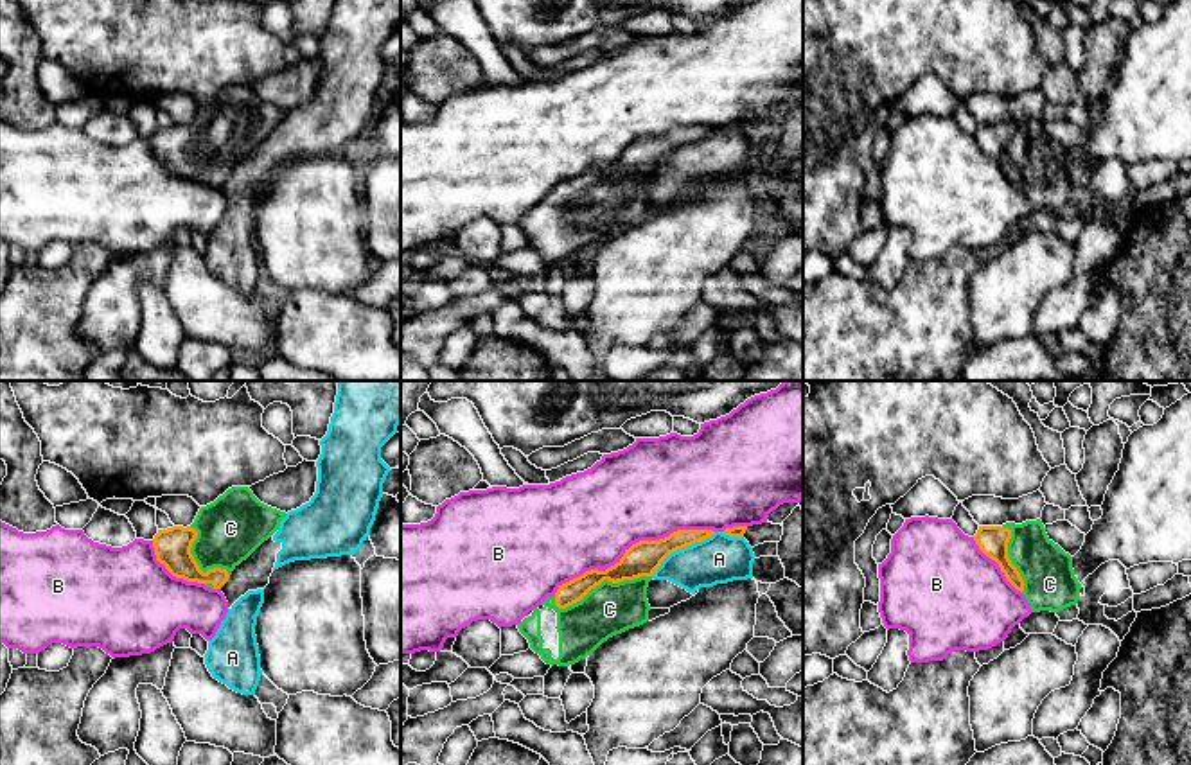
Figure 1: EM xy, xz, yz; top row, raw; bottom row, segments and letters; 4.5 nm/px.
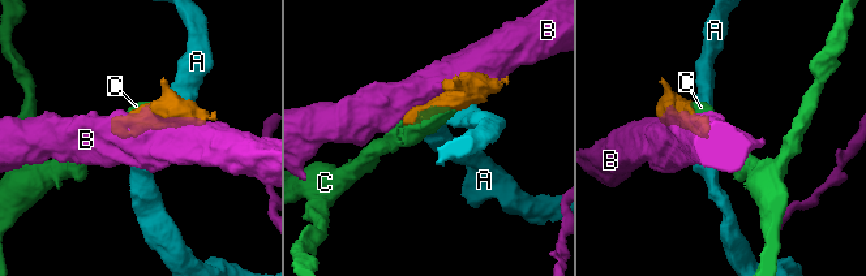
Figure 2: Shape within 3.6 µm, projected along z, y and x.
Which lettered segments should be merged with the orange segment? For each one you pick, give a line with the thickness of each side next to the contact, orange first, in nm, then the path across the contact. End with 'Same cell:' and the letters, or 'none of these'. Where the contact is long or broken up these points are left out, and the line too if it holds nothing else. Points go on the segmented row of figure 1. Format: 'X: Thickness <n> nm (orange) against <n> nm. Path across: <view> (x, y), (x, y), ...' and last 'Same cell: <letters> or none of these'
C: Thickness 160 nm (orange) against 240 nm
Same cell: C

